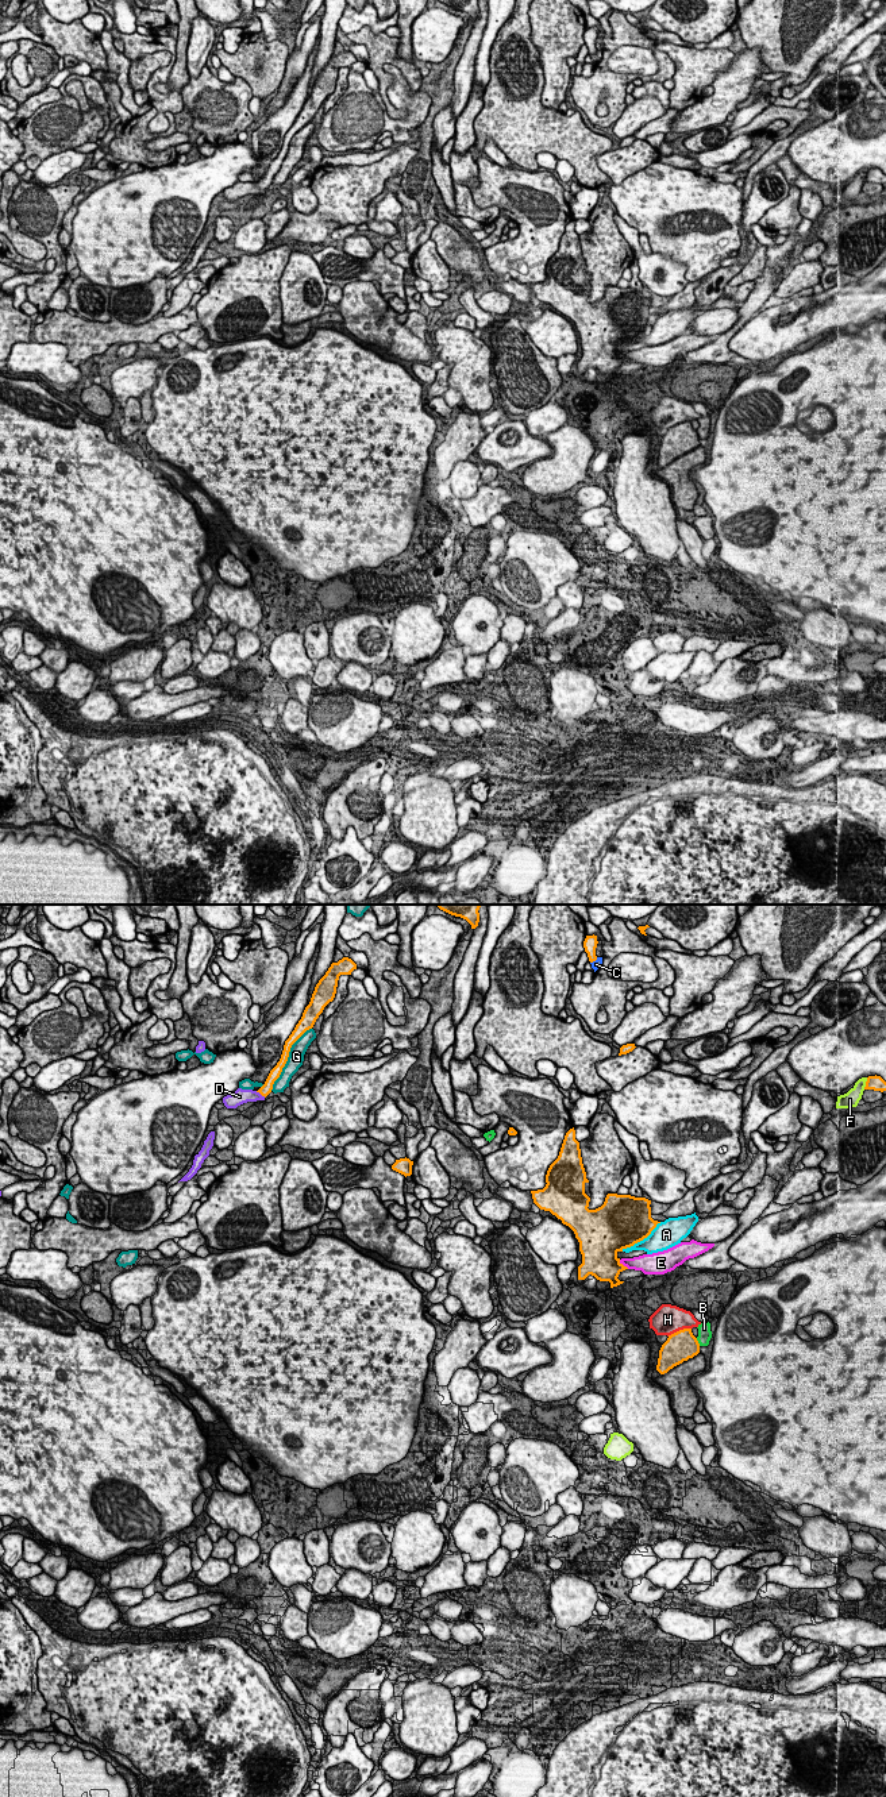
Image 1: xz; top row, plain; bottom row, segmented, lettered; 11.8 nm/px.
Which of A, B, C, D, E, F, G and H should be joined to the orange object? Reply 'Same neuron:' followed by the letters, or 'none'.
Same neuron: D

